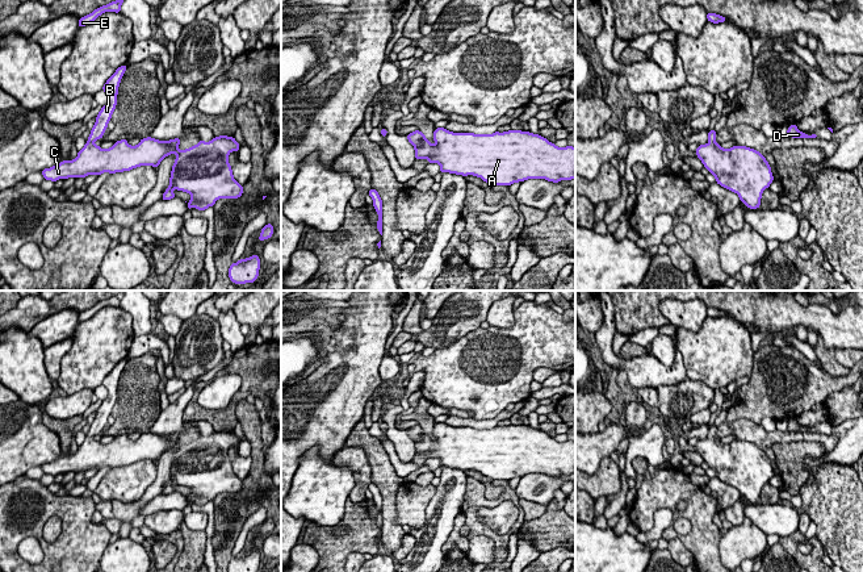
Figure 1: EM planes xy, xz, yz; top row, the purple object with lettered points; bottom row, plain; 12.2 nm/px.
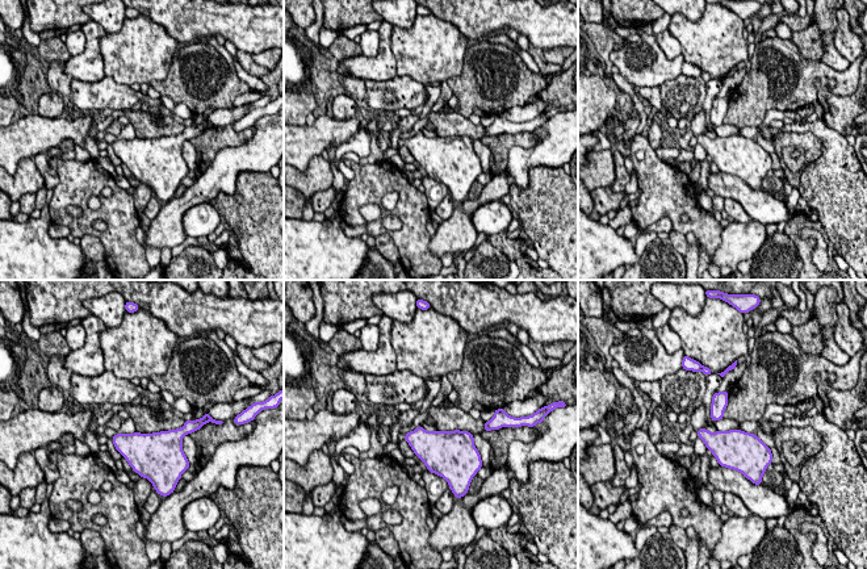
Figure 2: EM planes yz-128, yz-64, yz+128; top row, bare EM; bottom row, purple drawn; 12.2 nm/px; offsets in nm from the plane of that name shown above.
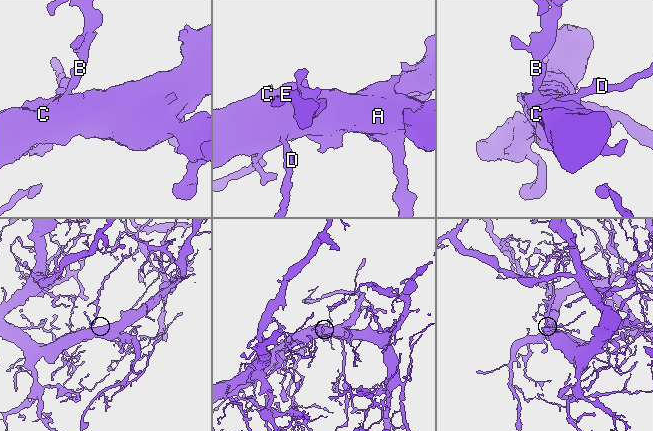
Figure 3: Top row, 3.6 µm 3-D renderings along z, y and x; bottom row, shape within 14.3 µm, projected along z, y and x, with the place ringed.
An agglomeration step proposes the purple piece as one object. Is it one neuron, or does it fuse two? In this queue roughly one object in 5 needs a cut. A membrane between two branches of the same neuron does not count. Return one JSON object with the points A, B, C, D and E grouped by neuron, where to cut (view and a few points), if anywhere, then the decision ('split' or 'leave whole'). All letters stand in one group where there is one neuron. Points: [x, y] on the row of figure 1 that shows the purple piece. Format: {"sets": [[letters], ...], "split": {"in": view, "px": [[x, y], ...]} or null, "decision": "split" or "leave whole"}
{"sets": [["A", "B", "C", "D", "E"]], "split": null, "decision": "leave whole"}

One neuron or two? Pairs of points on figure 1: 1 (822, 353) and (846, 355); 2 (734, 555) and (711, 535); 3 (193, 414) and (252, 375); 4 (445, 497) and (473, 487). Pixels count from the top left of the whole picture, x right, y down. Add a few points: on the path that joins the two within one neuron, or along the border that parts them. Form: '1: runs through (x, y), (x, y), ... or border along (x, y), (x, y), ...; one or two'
1: border along (834, 350), (834, 358), (849, 368); two
2: border along (721, 535), (719, 558); two
3: runs through (210, 414), (222, 414), (243, 392); one
4: border along (468, 477), (461, 509); two

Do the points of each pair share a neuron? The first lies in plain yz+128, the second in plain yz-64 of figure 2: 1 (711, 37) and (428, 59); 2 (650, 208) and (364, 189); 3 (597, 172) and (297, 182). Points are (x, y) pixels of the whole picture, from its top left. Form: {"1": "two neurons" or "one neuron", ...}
{"1": "one neuron", "2": "one neuron", "3": "one neuron"}

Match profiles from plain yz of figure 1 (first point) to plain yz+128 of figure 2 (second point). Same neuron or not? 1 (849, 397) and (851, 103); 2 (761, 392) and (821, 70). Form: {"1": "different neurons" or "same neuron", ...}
{"1": "same neuron", "2": "same neuron"}

